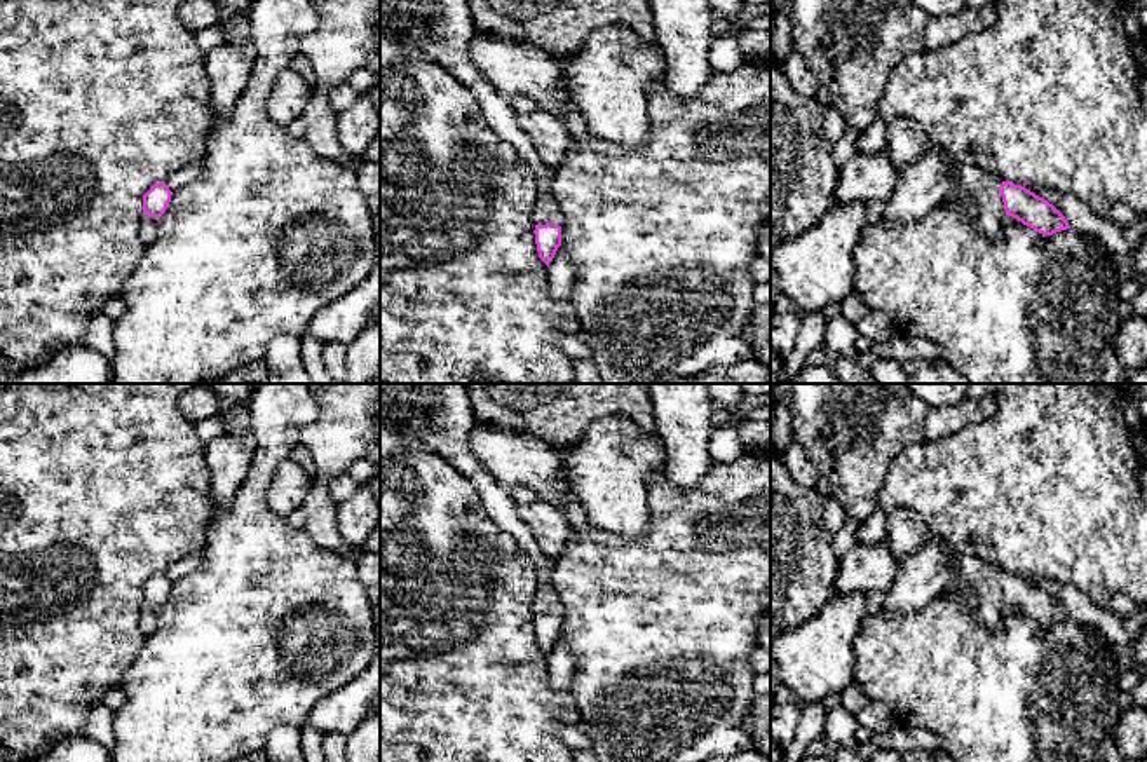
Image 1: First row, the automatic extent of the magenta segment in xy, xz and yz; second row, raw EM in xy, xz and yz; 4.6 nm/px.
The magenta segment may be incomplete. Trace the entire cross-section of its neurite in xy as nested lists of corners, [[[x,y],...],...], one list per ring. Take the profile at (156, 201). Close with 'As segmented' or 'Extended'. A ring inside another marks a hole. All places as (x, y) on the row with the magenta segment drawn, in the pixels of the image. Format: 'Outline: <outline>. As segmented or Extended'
Outline: [[[160,181],[143,195],[143,213],[139,216],[139,239],[150,246],[157,237],[159,218],[169,208],[173,192]]]. Extended

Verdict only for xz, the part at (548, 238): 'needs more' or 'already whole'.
needs more

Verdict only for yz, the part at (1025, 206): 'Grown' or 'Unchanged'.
Grown

